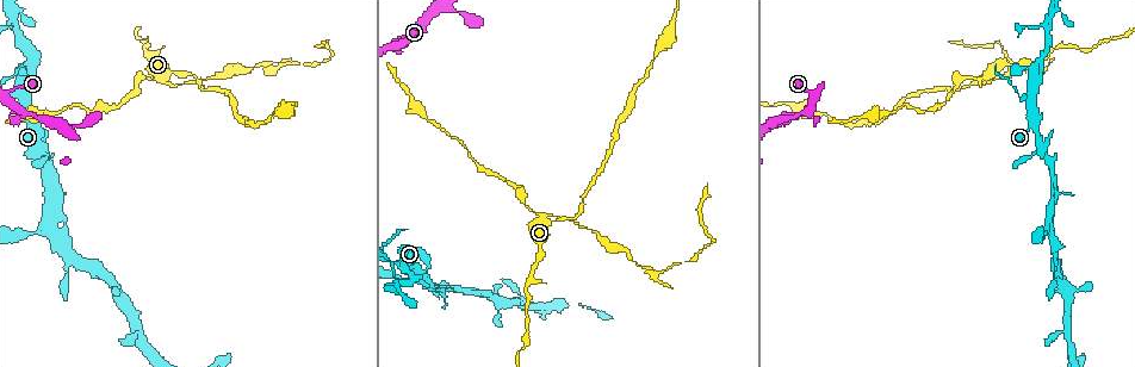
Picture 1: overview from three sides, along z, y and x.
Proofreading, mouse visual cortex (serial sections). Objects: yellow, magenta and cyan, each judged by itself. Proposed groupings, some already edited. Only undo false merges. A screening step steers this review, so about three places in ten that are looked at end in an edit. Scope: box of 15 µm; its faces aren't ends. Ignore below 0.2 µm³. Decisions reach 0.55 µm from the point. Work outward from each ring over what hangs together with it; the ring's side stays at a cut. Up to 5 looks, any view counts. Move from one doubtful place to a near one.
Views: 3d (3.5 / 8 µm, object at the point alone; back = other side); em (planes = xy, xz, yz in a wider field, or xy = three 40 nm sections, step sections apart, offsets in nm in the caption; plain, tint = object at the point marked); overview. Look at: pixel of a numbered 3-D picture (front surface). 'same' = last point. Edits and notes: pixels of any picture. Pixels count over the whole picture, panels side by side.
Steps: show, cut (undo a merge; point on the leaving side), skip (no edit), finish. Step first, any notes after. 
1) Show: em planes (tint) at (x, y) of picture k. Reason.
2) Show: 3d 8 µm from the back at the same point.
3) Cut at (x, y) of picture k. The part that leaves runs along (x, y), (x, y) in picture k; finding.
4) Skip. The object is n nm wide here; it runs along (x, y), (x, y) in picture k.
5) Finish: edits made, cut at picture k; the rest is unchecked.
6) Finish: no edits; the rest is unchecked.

Show: 3d 3.5 µm at (47, 223) of picture 1. Three arms meet.

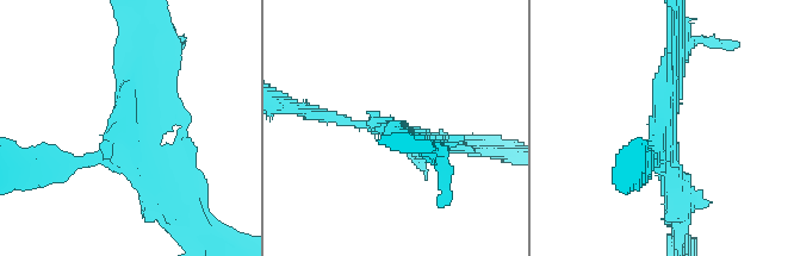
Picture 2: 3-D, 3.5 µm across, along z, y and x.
Show: em xy step 1 (tint) at (662, 127) of picture 2. Now the EM.

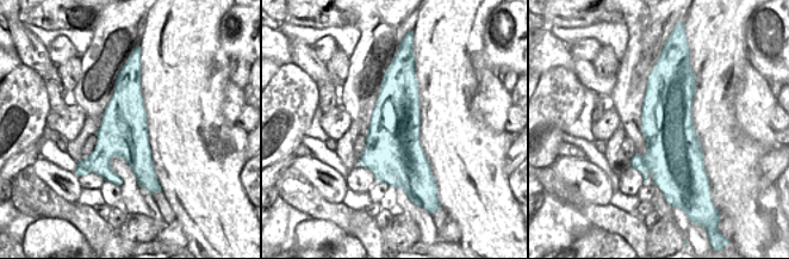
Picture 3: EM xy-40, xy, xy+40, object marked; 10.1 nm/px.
Show: em planes (tint) at the same point. Cut it another way.

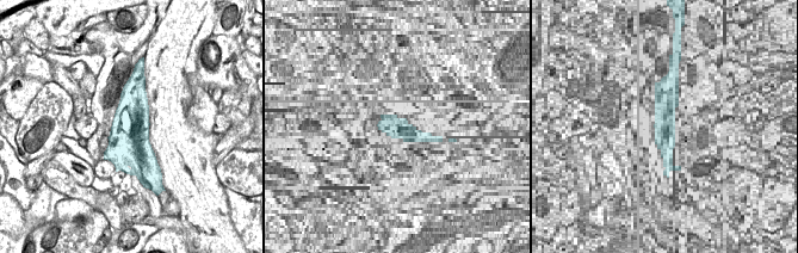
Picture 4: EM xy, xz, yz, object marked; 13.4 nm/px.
Skip. It runs along (143, 51), (128, 136), (157, 198) in picture 2; one cell here.

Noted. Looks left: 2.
Show: 3d 8 µm at (25, 97) of picture 1. Small branch off a trunk.

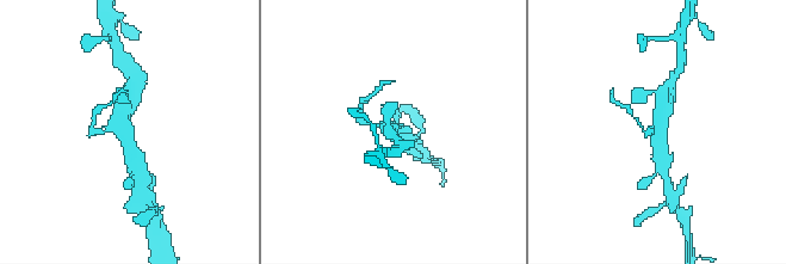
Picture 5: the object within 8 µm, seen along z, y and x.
Show: em xy step 3 (tint) at (656, 128) of picture 5.

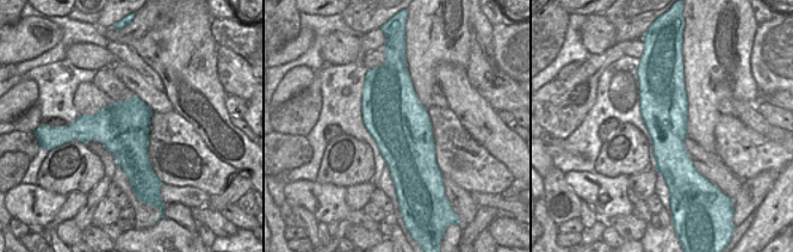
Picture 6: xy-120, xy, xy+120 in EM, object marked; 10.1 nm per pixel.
Skip. It runs along (134, 161), (124, 137), (124, 96) in picture 5; continuous, no second cell.

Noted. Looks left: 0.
Finish: no edits; the rest is unchecked.

